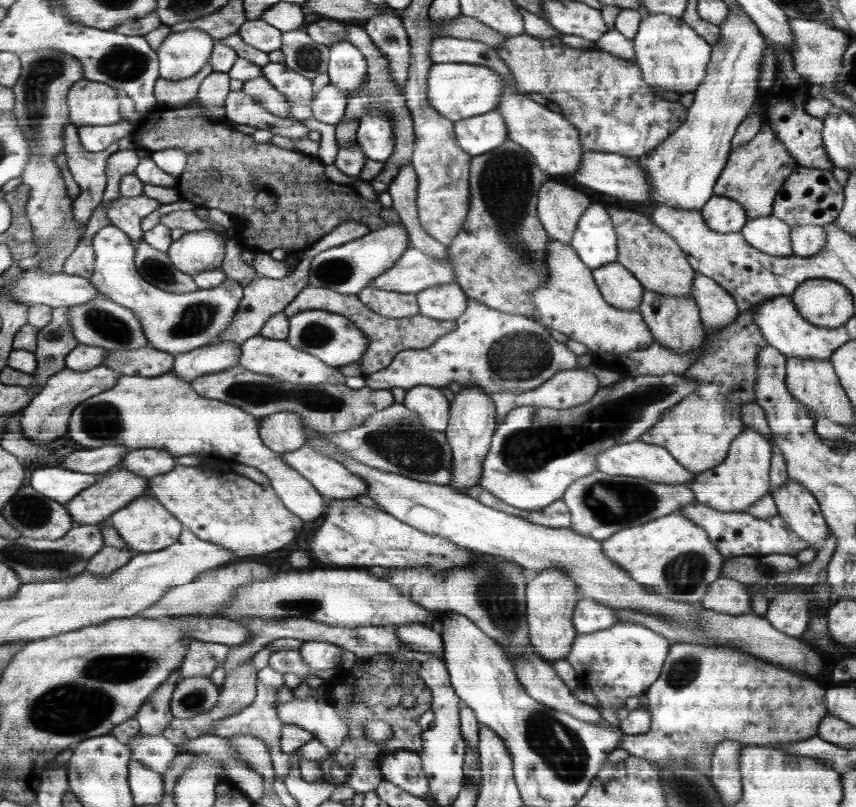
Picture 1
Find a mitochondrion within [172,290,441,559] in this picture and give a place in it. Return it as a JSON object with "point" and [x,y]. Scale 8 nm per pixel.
{"point":[251,392]}

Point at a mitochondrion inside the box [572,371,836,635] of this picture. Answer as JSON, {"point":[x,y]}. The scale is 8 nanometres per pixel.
{"point":[611,502]}

